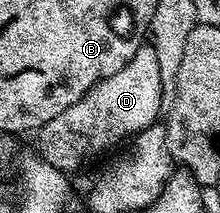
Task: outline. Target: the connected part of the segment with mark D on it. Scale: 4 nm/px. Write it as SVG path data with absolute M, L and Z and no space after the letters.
M150 43L140 44L129 63L121 67L121 71L98 81L83 94L80 101L39 128L38 156L54 169L72 171L86 157L95 157L156 124L164 108L163 96L165 90L161 83L161 67L157 67L155 46Z

